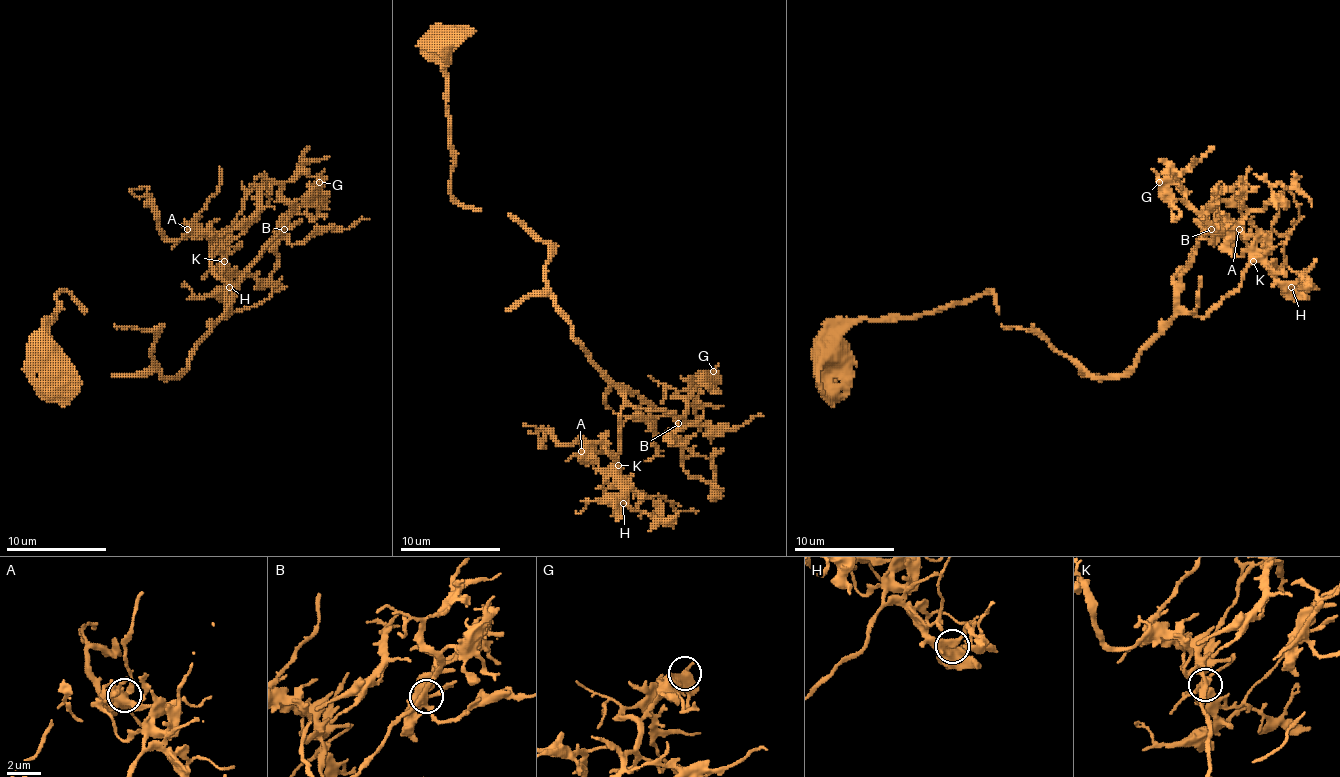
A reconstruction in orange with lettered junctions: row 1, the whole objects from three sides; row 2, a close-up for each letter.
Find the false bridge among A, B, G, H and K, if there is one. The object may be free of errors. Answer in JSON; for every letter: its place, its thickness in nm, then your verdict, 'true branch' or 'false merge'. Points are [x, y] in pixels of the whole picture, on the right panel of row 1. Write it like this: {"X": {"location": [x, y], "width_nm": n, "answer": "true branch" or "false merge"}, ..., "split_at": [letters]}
{"A": {"location": [1239, 229], "width_nm": 500, "answer": "true branch"}, "B": {"location": [1211, 229], "width_nm": 280, "answer": "true branch"}, "G": {"location": [1159, 182], "width_nm": 360, "answer": "true branch"}, "H": {"location": [1291, 287], "width_nm": 360, "answer": "true branch"}, "K": {"location": [1253, 261], "width_nm": 300, "answer": "true branch"}, "split_at": []}

